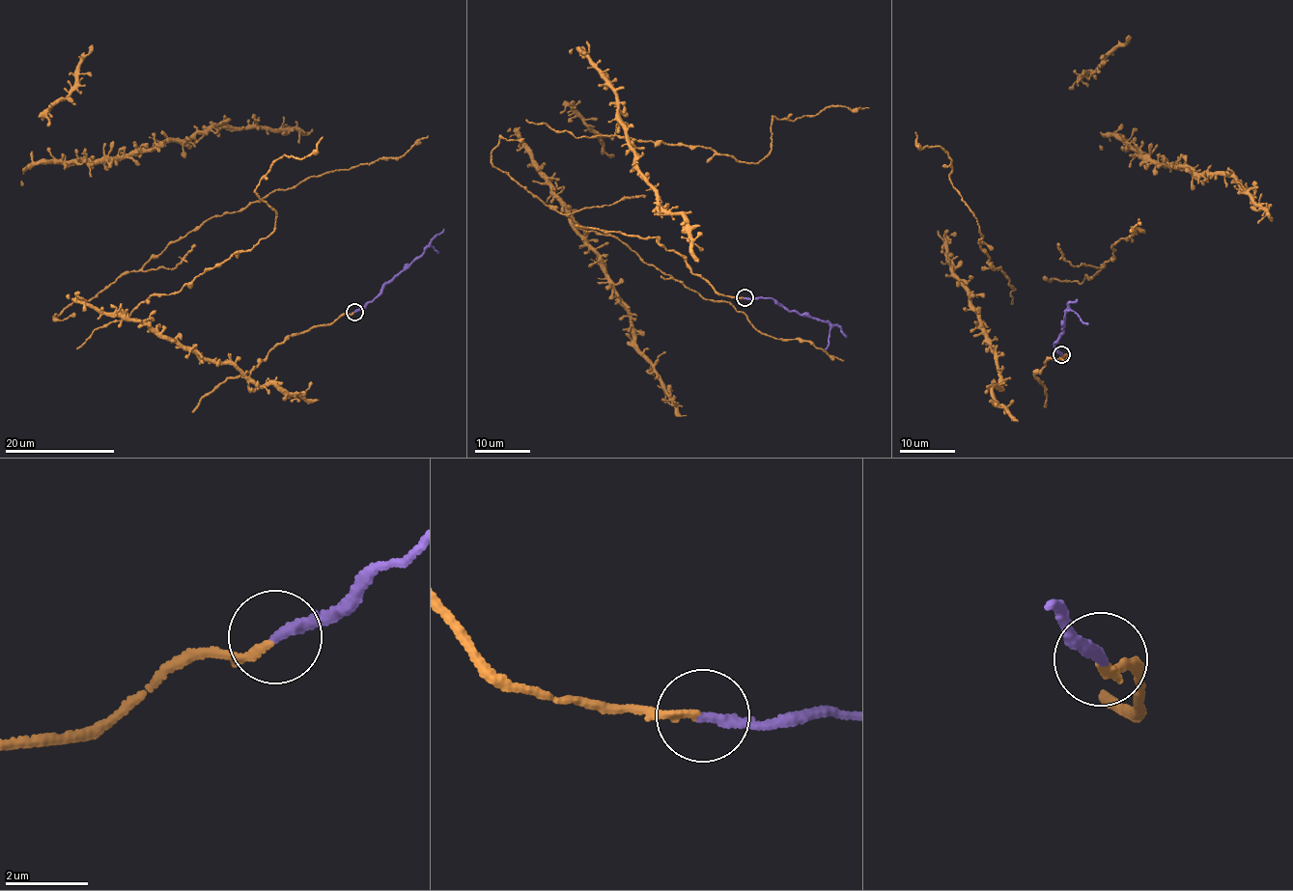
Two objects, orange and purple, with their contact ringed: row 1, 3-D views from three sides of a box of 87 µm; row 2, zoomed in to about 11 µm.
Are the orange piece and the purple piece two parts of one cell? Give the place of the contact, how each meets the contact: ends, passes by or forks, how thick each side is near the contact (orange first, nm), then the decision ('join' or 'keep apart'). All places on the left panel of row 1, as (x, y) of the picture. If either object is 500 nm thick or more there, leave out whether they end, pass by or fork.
(354, 312) | orange ends | purple ends | 160/240 nm | join

